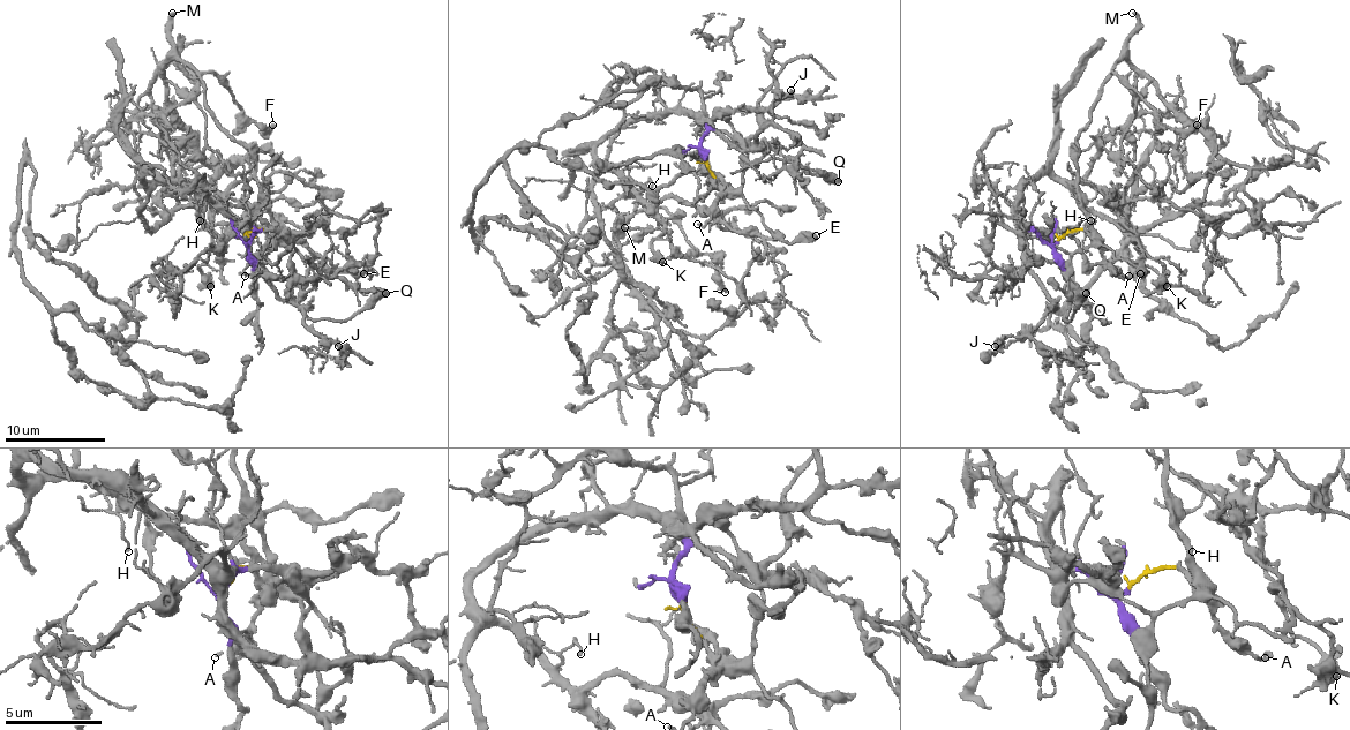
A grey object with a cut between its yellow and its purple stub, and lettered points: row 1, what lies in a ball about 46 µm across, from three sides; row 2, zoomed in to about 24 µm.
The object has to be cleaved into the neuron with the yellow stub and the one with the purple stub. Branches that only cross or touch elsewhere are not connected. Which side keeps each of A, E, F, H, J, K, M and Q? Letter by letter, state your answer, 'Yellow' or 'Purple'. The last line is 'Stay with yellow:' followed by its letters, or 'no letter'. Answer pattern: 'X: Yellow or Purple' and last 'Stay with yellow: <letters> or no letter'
A: Yellow
E: Yellow
F: Yellow
H: Purple
J: Purple
K: Purple
M: Yellow
Q: Yellow
Stay with yellow: A, E, F, M, Q

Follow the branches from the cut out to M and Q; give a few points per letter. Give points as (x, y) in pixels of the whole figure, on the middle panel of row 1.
M: (703, 151), (711, 174), (726, 185), (709, 172), (683, 172), (628, 219), (625, 227)
Q: (703, 151), (711, 174), (724, 187), (736, 189), (743, 167), (766, 159), (788, 159), (824, 170), (839, 182)

